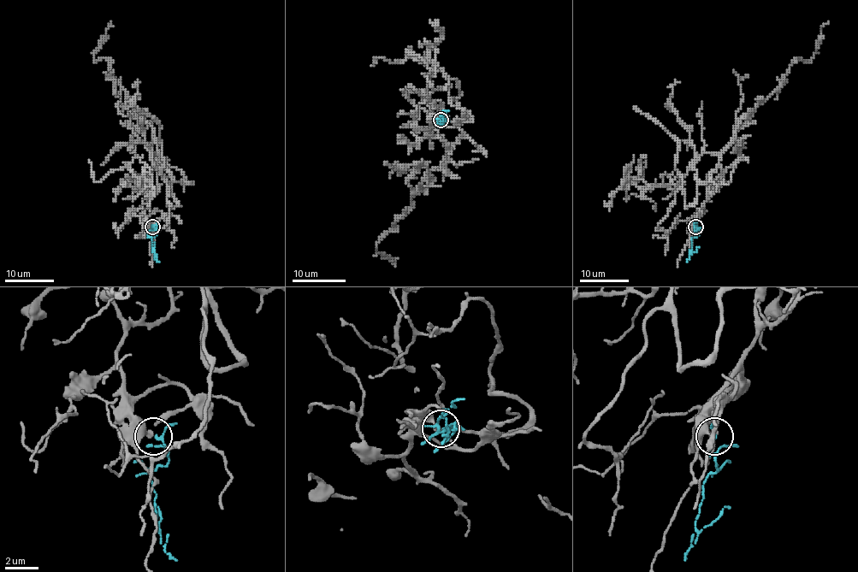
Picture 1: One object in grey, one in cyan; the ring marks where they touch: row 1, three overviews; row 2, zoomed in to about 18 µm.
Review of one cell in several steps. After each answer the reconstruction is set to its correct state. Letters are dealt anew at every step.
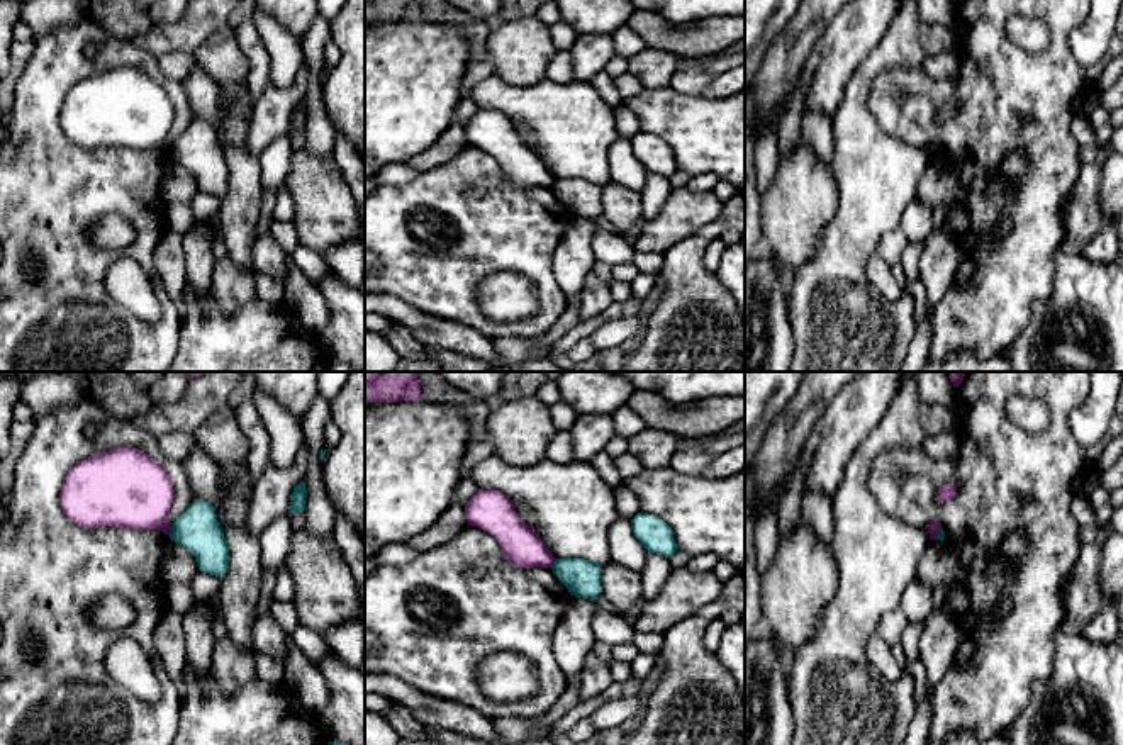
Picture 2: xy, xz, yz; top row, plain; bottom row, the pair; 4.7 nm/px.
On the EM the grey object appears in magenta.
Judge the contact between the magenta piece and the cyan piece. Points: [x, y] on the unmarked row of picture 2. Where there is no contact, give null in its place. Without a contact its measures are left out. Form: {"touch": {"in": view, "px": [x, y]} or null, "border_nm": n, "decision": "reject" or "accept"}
{"touch": {"in": "xy", "px": [170, 150]}, "border_nm": 60, "decision": "reject"}

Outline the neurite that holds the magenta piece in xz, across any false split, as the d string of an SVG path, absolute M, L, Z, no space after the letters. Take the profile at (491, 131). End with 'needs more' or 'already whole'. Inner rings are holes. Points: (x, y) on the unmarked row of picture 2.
M478 109L465 124L465 137L468 146L490 153L514 187L551 188L556 180L538 153L519 137L512 120L499 110Z; already whole

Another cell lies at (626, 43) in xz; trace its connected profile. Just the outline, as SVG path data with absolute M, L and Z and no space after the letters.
M629 25L619 27L612 39L616 54L624 58L634 56L648 48L643 37L640 37Z

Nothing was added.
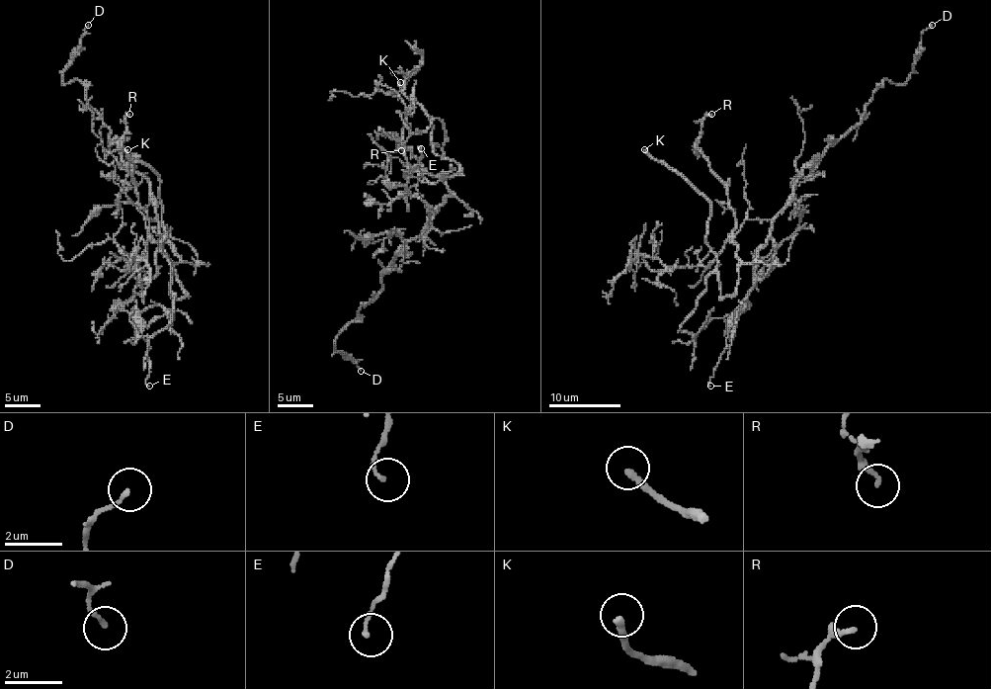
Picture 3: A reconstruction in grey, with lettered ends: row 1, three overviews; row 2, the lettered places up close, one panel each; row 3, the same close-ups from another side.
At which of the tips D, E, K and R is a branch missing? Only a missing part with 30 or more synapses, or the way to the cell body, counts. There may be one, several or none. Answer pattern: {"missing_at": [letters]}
{"missing_at": ["K"]}

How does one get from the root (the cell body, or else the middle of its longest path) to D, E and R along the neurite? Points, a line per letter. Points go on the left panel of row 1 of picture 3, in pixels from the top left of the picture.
D: (158, 224), (149, 182), (123, 160), (121, 144), (110, 139), (86, 89), (77, 80), (63, 83), (88, 25)
E: (158, 224), (161, 244), (156, 273), (142, 279), (133, 293), (142, 337), (149, 347), (149, 386)
R: (158, 224), (143, 219), (145, 228), (147, 213), (138, 202), (133, 162), (123, 146), (129, 114)

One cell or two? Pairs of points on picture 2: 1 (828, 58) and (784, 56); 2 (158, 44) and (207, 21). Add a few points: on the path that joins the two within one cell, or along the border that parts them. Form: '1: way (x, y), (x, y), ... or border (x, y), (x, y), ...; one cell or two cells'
1: border (828, 24), (815, 43), (799, 75); two cells
2: way (170, 38), (180, 38), (195, 26); one cell

